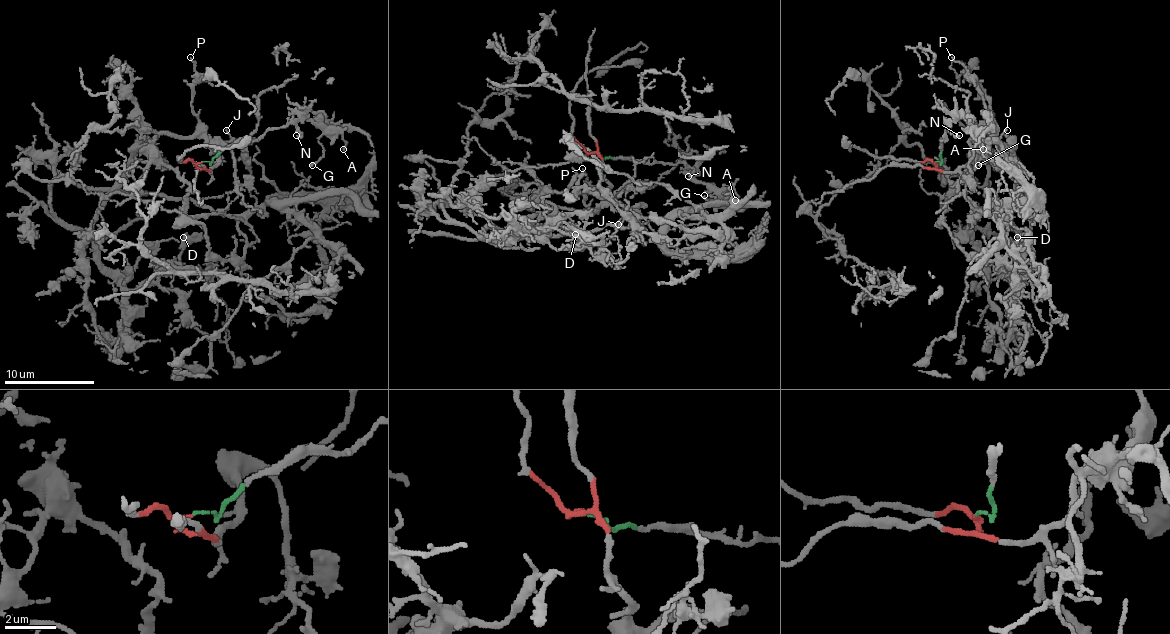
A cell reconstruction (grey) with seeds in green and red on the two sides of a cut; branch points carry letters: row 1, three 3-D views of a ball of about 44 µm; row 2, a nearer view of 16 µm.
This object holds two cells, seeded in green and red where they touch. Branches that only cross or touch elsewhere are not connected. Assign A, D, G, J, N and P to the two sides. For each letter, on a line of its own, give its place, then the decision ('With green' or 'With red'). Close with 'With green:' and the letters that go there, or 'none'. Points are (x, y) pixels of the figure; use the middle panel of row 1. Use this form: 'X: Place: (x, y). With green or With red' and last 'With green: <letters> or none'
A: Place: (735, 200). With green
D: Place: (575, 234). With red
G: Place: (704, 195). With green
J: Place: (618, 224). With red
N: Place: (688, 176). With green
P: Place: (582, 168). With red
With green: A, G, N

